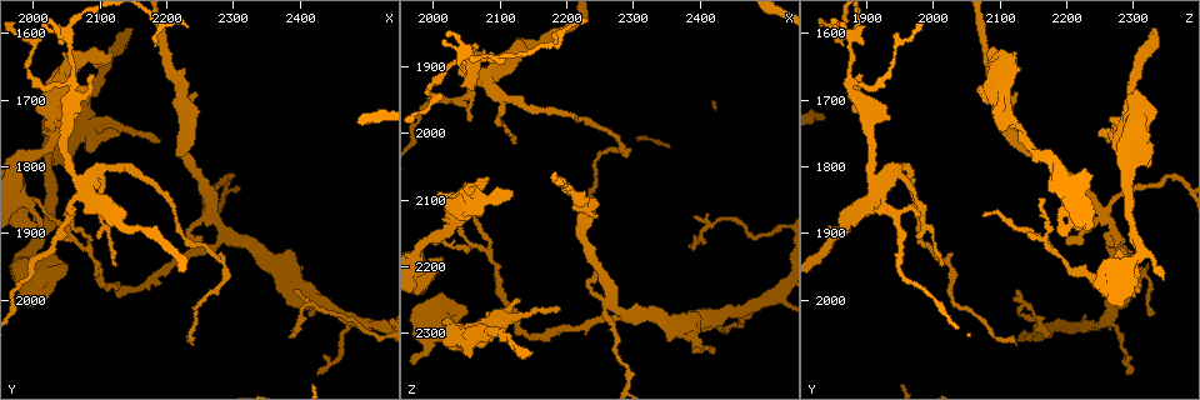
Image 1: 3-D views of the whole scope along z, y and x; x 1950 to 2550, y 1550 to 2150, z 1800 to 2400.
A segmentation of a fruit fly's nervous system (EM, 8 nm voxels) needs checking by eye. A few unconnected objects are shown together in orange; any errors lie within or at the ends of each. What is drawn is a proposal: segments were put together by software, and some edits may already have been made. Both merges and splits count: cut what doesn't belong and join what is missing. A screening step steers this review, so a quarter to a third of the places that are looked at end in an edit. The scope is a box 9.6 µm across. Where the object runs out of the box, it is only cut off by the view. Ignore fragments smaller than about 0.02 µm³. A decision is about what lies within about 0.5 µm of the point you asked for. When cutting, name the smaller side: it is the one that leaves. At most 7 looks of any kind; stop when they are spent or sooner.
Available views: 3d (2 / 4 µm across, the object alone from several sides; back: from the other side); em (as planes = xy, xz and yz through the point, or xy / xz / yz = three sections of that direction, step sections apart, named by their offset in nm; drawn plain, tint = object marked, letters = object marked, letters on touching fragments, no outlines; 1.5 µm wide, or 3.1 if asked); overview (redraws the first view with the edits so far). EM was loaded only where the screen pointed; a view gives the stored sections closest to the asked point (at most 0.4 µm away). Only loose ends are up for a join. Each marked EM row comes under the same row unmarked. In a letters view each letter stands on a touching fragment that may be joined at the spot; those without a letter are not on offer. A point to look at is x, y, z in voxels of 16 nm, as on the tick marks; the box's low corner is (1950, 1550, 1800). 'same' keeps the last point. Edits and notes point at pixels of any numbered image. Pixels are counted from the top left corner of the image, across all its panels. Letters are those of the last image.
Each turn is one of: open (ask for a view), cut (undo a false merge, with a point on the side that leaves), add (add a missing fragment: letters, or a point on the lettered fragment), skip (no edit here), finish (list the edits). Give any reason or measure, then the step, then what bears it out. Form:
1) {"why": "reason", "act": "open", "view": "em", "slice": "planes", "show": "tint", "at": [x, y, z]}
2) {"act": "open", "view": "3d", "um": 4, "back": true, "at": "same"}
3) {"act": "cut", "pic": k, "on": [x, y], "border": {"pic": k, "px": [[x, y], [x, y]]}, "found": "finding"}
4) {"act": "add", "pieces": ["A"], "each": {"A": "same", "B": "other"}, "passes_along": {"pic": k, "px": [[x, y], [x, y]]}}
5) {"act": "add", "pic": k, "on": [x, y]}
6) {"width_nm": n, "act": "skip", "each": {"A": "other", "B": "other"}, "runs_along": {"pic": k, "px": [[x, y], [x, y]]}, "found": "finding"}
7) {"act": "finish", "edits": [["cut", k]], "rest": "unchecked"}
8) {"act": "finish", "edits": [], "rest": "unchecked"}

{"why": "tapers out", "act": "open", "view": "3d", "um": 2, "at": [2425, 2110, 2295]}

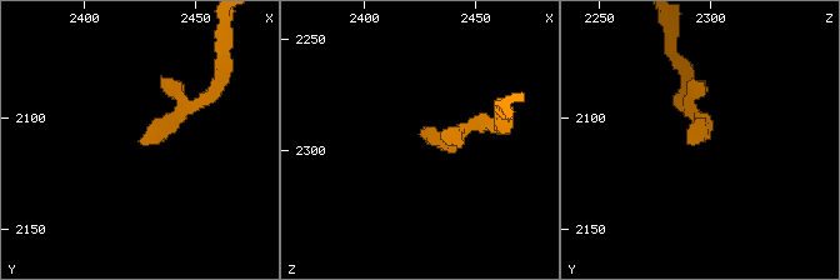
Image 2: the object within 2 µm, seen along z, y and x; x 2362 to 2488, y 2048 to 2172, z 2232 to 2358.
{"why": "need the tissue", "act": "open", "view": "em", "slice": "planes", "show": "tint", "at": [2426, 2112, 2291]}

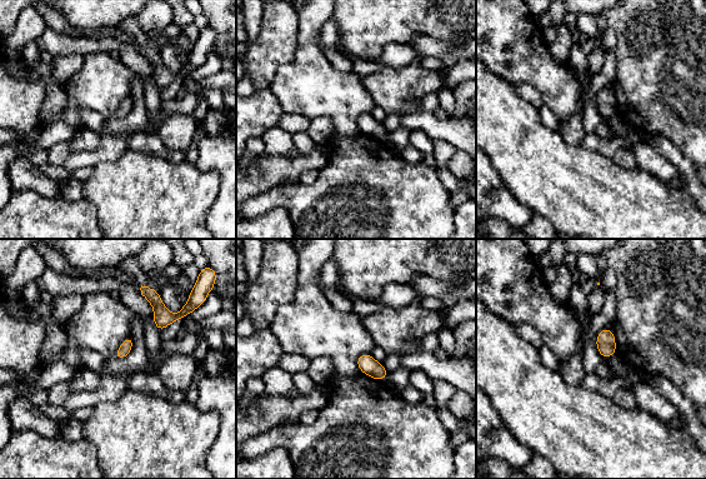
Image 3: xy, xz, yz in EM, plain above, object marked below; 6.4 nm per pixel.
{"why": "see the neighbours", "act": "open", "view": "em", "slice": "planes", "show": "letters", "at": "same"}

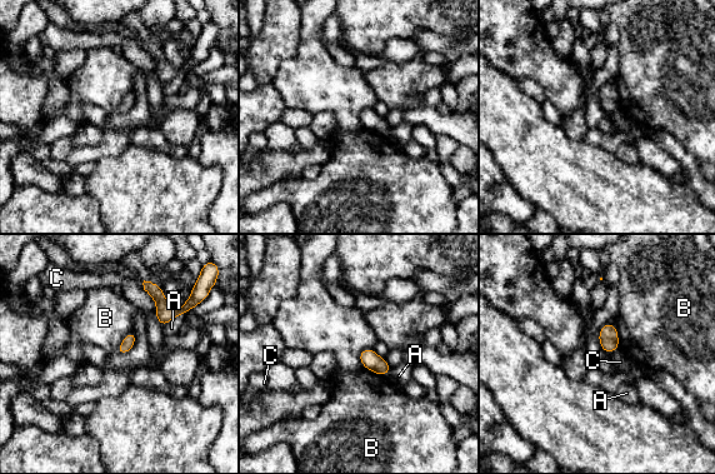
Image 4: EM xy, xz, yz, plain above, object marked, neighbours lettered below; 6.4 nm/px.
{"act": "skip", "each": {"A": "other", "B": "other", "C": "other"}, "border": {"pic": 4, "px": [[364, 348], [359, 360], [386, 377]]}, "found": "none of them fits"}

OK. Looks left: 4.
{"why": "branch stops here", "act": "open", "view": "em", "slice": "planes", "show": "letters", "at": [2190, 1765, 2270]}

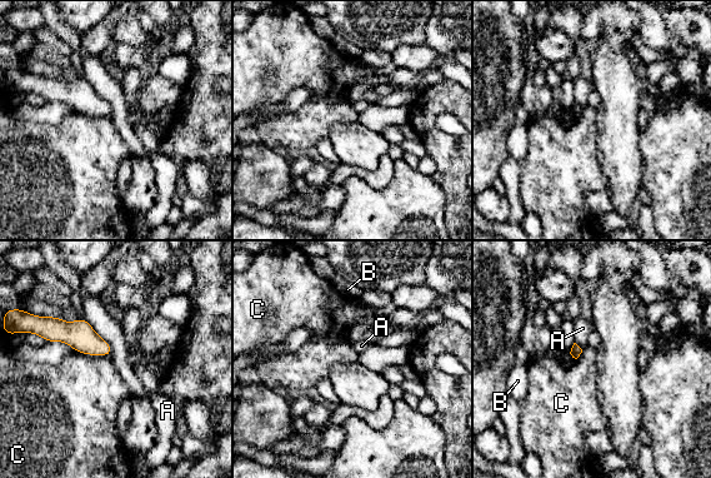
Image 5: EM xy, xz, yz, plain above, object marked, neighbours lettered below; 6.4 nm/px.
{"longest_contact_nm": ["A", 300], "act": "skip", "each": {"A": "other", "B": "other", "C": "other"}, "found": "no lettered fragment goes on from it"}

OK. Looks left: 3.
{"why": "an open end", "act": "open", "view": "3d", "um": 4, "at": [2085, 1685, 2070]}

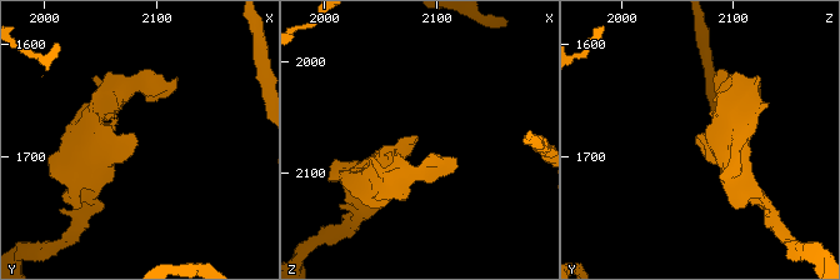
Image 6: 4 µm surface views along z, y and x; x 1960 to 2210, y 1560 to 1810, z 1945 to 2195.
{"why": "need the tissue", "act": "open", "view": "em", "slice": "planes", "show": "tint", "at": [2084, 1682, 2068]}

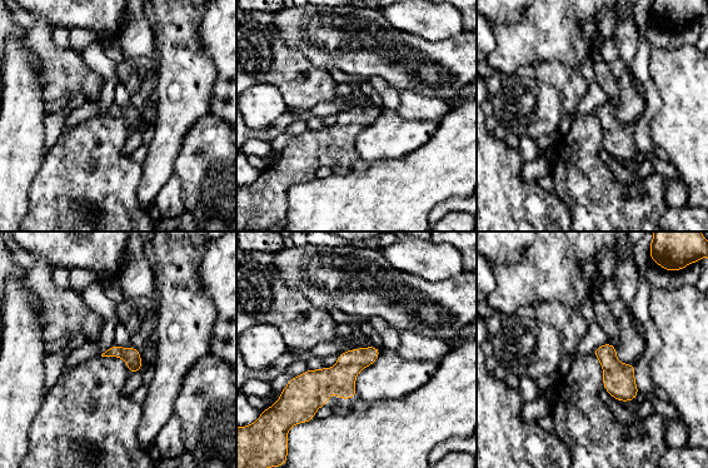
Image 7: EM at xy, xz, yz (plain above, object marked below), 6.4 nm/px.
{"act": "open", "view": "em", "slice": "planes", "show": "letters", "at": "same"}

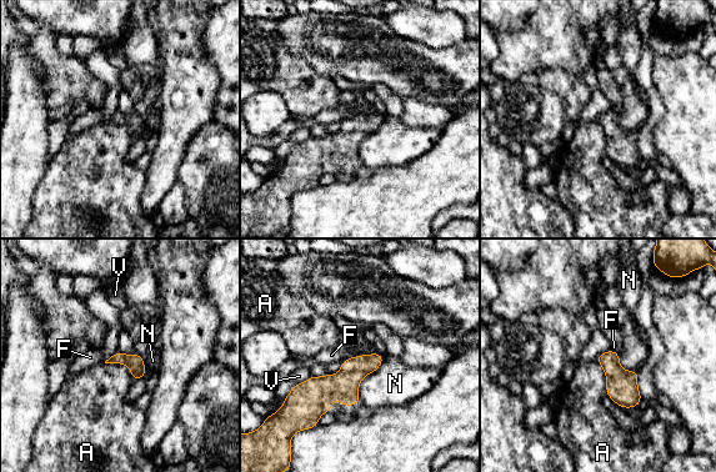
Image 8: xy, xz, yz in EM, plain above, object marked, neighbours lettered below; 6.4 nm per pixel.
{"act": "skip", "each": {"A": "other", "F": "other", "N": "other", "V": "other"}, "border": {"pic": 8, "px": [[385, 358], [361, 381], [359, 398]]}, "found": "none of them fits"}

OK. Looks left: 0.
{"act": "finish", "edits": [], "rest": "unchecked"}

